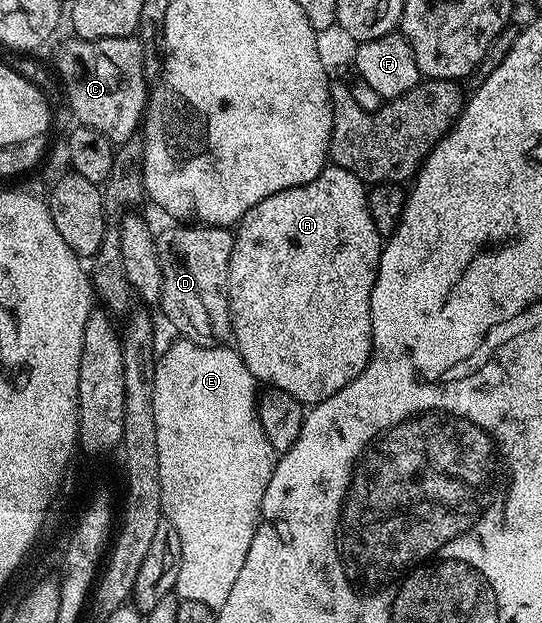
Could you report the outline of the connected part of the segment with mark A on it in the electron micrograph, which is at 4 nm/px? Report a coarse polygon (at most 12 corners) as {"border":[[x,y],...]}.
{"border":[[328,165],[233,231],[255,380],[320,403],[371,359],[385,239]]}

